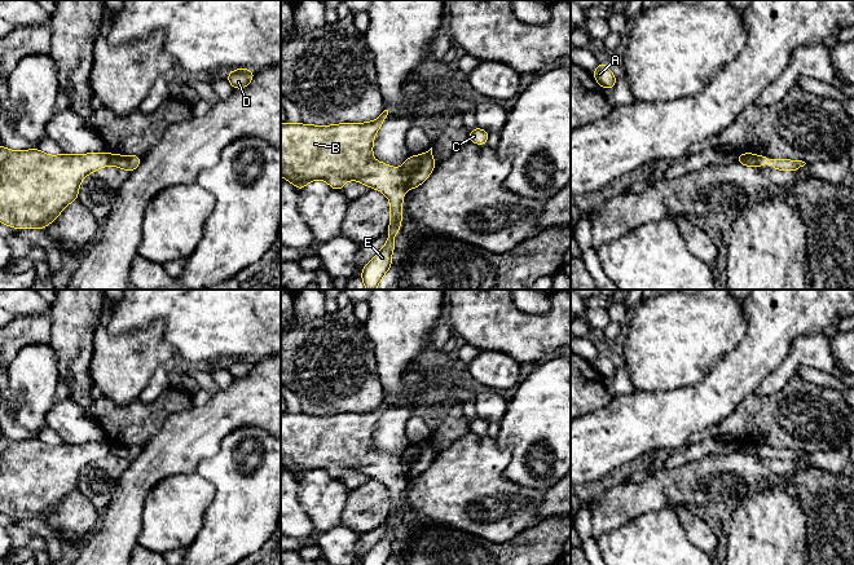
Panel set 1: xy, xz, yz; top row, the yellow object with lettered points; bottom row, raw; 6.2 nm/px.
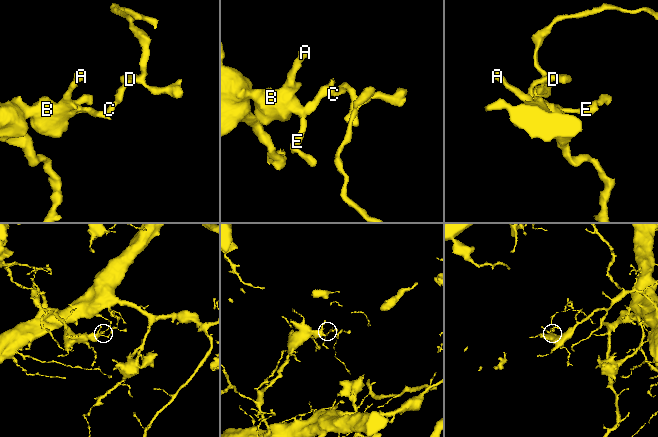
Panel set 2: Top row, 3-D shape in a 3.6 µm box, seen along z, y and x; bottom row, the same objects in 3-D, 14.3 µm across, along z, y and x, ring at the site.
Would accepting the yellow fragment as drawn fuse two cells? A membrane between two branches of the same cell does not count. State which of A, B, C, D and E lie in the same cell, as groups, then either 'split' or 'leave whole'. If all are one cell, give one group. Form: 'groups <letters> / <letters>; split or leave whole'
groups A B E / C D; split

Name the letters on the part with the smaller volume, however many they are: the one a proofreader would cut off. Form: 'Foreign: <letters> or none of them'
Foreign: C, D

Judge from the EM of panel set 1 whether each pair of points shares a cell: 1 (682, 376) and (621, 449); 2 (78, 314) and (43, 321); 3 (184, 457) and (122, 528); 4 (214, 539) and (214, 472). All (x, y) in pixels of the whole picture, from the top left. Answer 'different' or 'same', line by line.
1: different
2: different
3: same
4: same

